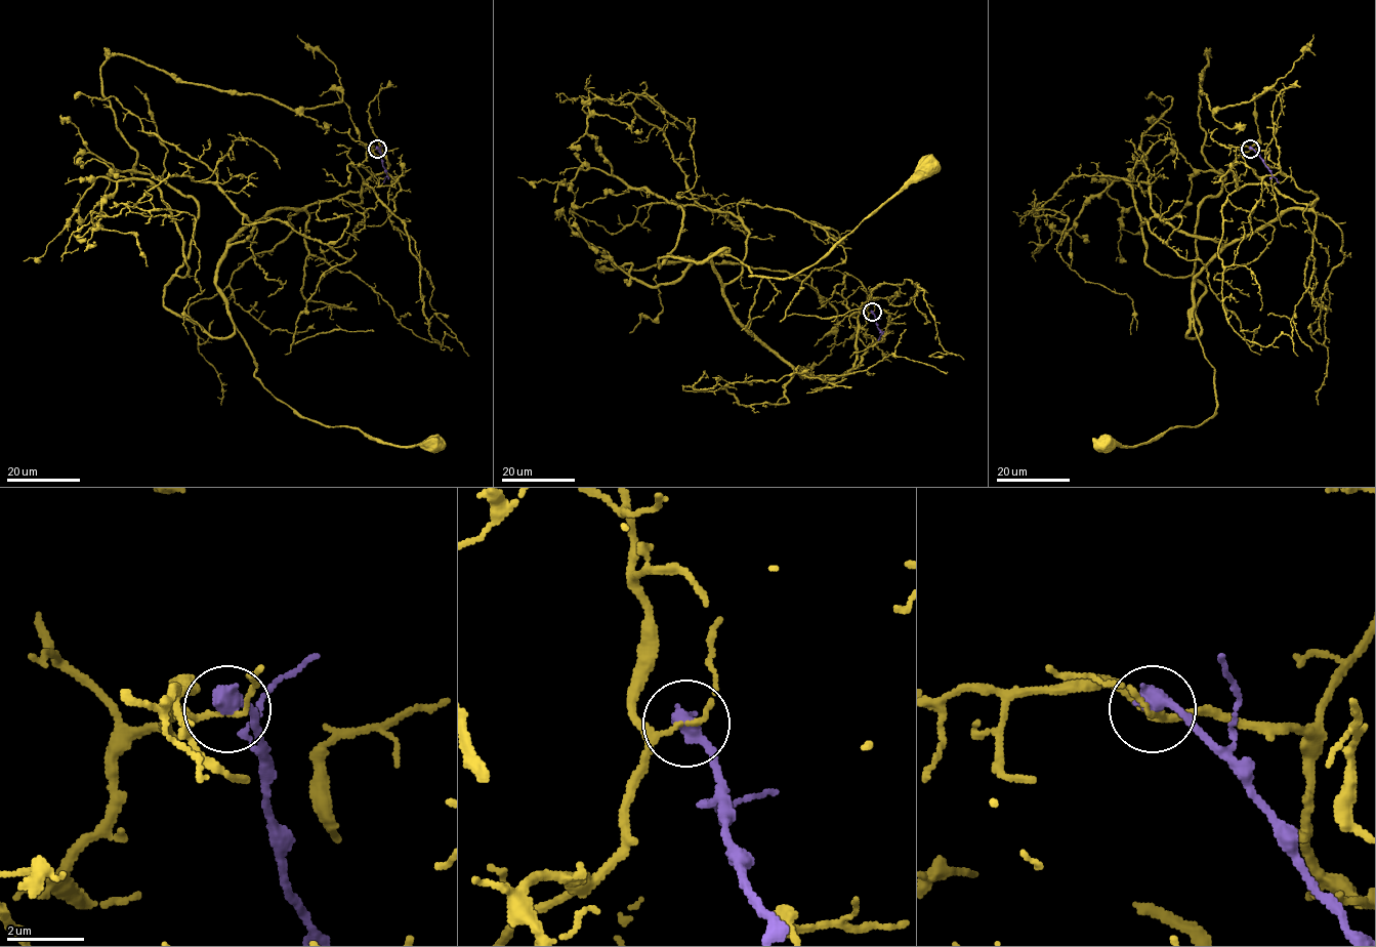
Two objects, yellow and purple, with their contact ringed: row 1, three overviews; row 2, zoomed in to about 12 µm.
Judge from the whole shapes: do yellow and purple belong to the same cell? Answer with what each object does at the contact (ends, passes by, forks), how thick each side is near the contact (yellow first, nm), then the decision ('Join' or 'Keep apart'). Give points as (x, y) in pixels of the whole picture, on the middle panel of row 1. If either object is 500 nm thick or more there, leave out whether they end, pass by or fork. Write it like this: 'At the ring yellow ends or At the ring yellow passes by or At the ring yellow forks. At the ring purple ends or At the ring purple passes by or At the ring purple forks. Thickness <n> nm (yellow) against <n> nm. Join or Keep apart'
At the ring yellow forks. At the ring purple ends. Thickness 80 nm (yellow) against 460 nm. Keep apart

